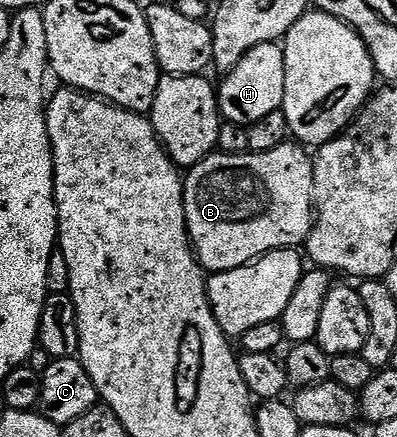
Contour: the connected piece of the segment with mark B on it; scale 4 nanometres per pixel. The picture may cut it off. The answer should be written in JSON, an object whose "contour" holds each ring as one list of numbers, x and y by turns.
{"contour":[[285,142,274,150,246,151,240,155,213,154,187,169,184,181,184,209,192,251,205,273,215,274,246,266,268,252,299,249,308,239,314,223,313,157,296,142]]}

